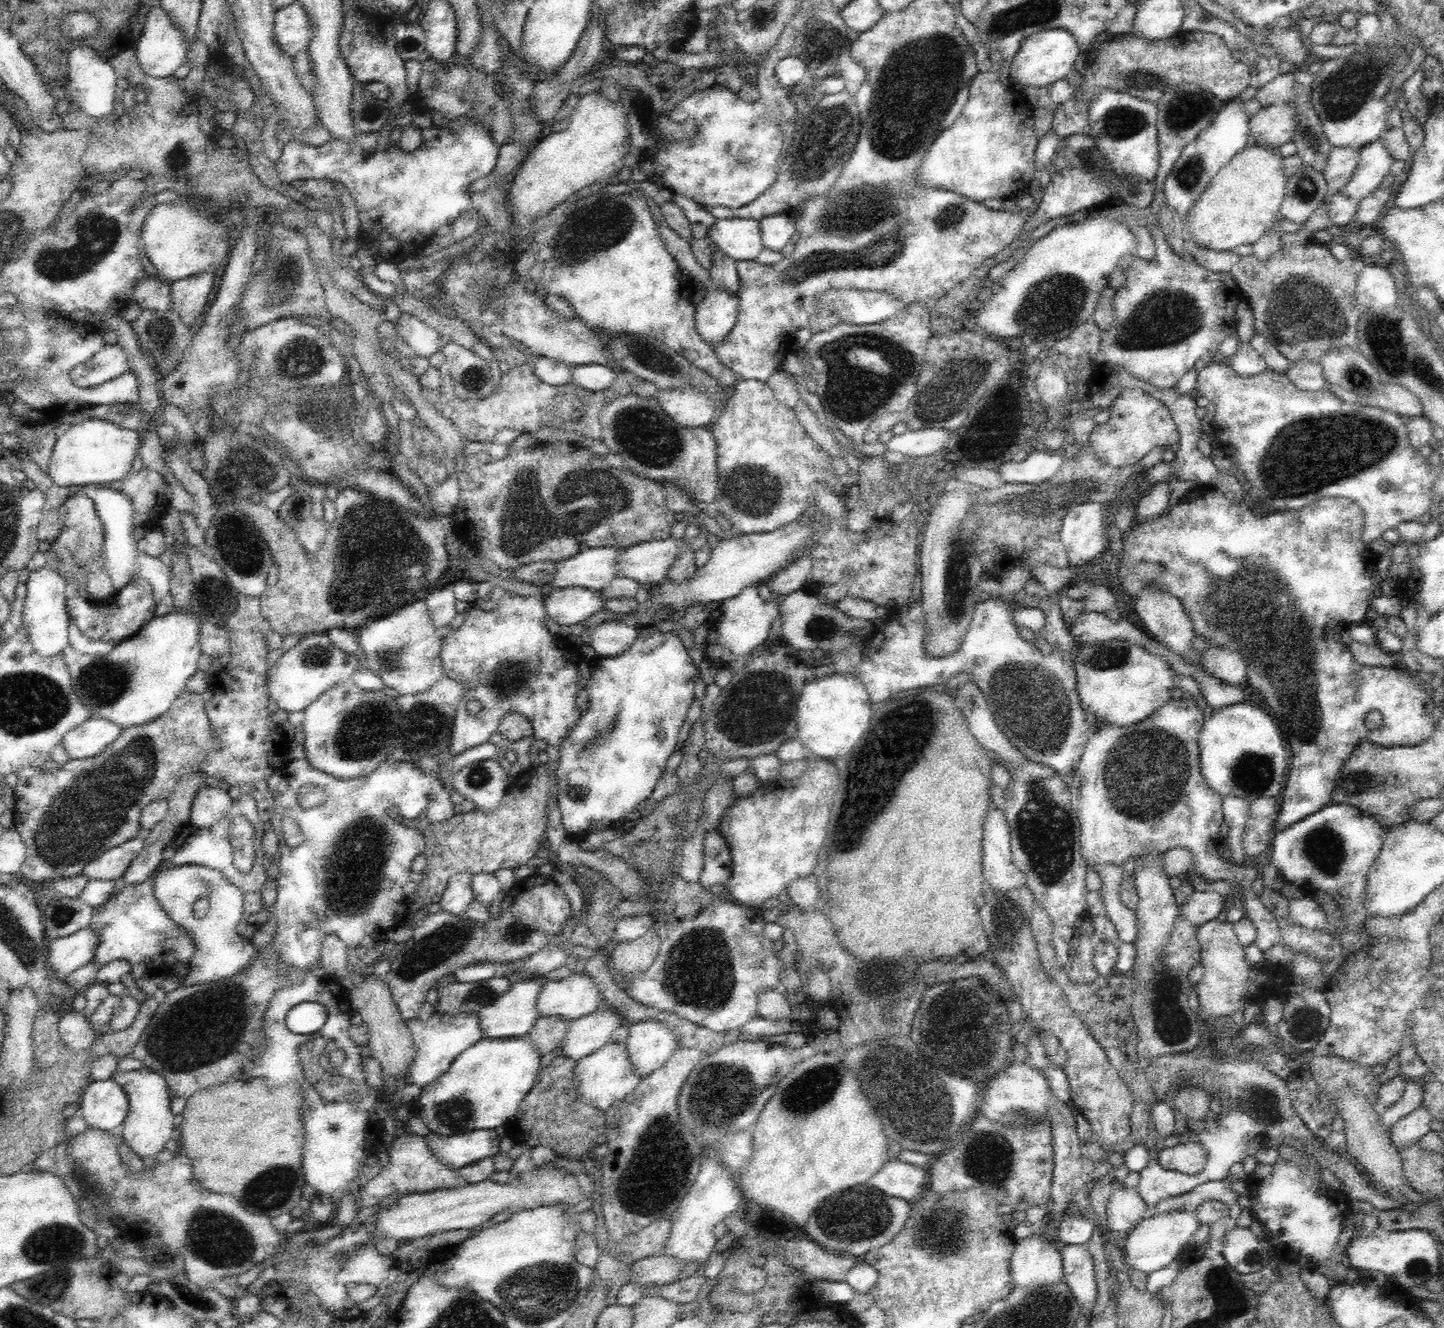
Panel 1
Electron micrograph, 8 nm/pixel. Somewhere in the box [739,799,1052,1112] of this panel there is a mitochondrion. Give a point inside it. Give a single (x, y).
(930, 1037)

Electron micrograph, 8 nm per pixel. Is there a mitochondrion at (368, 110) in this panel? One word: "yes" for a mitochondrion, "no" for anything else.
yes

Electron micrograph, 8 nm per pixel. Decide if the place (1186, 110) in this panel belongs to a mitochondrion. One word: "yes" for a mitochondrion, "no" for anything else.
yes

